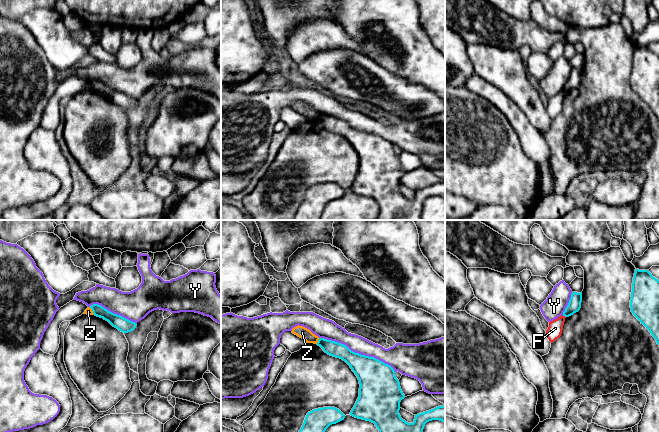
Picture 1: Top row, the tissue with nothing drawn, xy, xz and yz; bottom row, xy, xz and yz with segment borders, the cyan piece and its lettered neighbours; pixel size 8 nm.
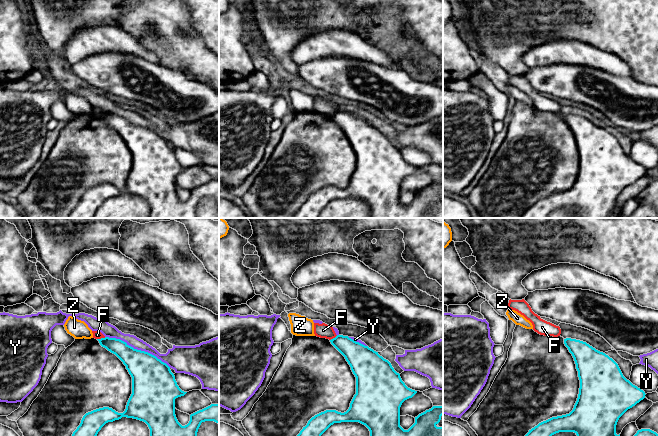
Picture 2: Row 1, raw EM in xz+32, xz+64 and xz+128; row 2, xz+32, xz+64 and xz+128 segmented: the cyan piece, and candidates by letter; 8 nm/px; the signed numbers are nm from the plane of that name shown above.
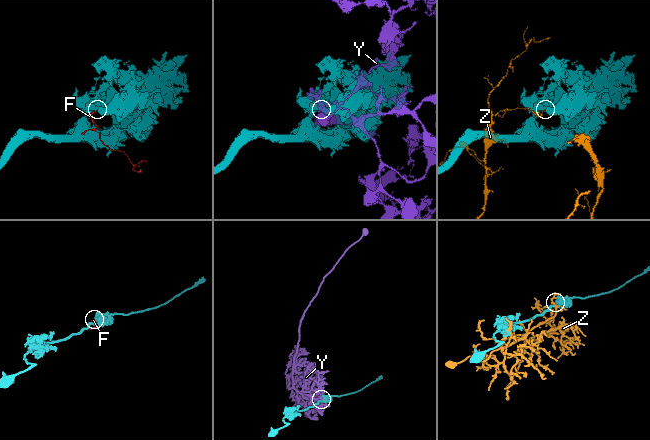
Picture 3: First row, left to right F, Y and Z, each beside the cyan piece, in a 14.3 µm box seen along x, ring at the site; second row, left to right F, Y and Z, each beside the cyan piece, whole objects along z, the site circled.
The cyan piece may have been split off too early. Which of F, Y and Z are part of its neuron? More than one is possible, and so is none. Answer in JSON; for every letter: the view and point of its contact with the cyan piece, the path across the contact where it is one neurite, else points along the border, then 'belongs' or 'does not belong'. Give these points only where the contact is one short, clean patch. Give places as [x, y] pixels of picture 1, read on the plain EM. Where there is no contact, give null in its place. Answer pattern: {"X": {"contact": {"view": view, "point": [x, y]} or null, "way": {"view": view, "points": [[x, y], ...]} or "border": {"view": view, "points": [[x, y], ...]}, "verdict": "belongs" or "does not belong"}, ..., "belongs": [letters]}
{"F": {"contact": {"view": "yz", "point": [564, 91]}, "border": {"view": "yz", "points": [[562, 91], [565, 93]]}, "verdict": "does not belong"}, "Y": {"contact": {"view": "xz", "point": [357, 129]}, "verdict": "does not belong"}, "Z": {"contact": {"view": "xz", "point": [318, 117]}, "border": {"view": "xz", "points": [[319, 114], [316, 119]]}, "verdict": "does not belong"}, "belongs": []}

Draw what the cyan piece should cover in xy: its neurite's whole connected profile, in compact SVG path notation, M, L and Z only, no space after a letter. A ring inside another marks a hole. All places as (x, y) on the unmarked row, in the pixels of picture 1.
M93 80L90 82L90 84L92 85L95 92L108 97L113 103L117 104L123 109L131 108L137 102L135 98L132 98L120 91L114 90L102 83L101 81Z

